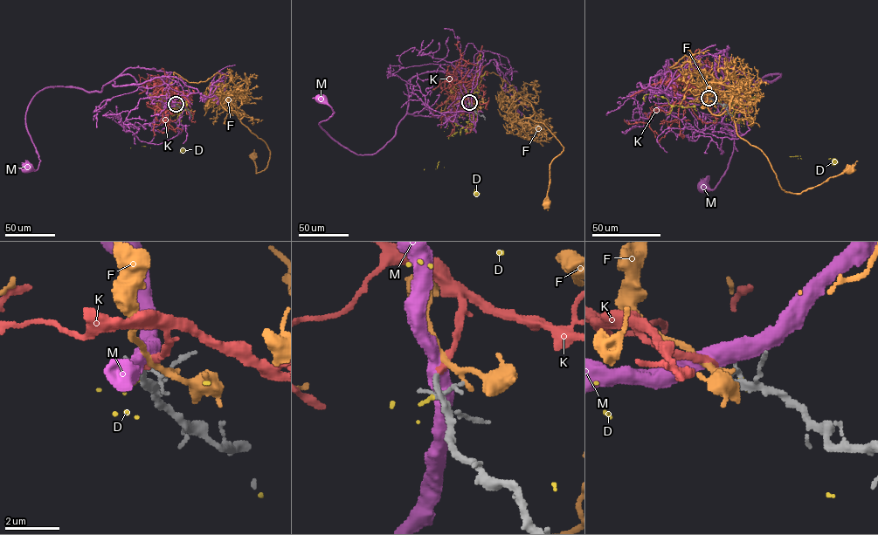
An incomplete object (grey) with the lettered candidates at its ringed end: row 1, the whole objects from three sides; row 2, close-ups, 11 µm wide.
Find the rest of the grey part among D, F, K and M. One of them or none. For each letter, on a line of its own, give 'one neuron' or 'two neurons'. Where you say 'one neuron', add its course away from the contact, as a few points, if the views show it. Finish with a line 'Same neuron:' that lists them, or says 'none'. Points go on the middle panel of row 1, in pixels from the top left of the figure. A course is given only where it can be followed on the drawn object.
D: two neurons
F: two neurons
K: one neuron | via (469, 102), (462, 87), (456, 86), (450, 78), (445, 80), (452, 80), (460, 59), (476, 65)
M: two neurons
Same neuron: K

